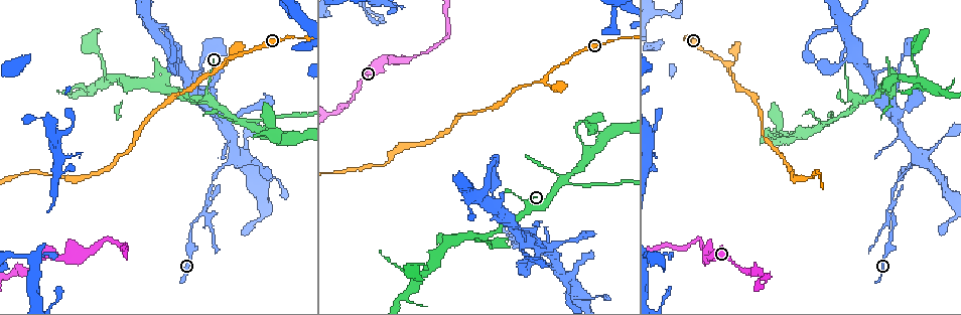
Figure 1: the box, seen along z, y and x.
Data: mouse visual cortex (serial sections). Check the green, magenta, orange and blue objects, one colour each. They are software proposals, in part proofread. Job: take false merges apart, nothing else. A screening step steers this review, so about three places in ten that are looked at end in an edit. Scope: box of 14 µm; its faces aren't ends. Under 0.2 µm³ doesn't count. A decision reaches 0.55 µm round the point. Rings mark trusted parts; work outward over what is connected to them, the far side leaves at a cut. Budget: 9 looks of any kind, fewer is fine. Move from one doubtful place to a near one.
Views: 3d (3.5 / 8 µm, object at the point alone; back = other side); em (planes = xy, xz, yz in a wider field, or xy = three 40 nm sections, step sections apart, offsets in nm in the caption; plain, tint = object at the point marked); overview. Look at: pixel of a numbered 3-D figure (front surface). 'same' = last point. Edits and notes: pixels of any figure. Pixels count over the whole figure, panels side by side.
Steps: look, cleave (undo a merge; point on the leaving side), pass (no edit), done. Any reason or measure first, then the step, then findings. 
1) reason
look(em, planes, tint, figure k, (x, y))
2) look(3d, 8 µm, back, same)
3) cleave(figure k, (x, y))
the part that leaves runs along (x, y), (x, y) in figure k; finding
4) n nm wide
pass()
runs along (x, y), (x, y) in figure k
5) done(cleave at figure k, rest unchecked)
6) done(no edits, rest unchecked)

three-way junction
look(3d, 3.5 µm, back, figure 1, (331, 112))

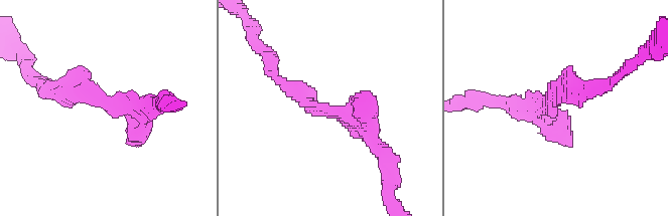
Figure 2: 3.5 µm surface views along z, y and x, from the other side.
3 arms; arms of 200, 200, 250 nm; shape alone is not enough
look(em, xy, step 5, tint, figure 2, (106, 98))

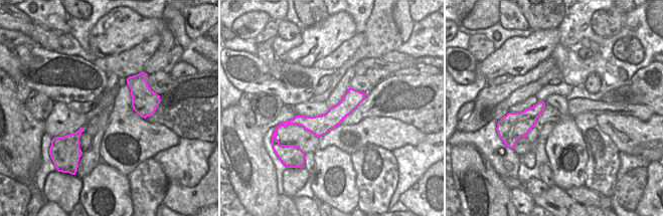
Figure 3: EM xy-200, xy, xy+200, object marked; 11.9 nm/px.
another direction
look(em, xy, step 2, tint, same)

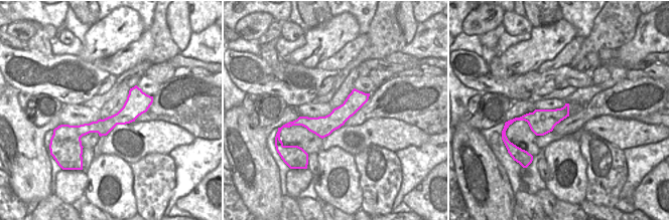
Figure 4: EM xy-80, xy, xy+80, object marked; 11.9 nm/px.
pass()
runs along (274, 75), (320, 112), (361, 101), (367, 123) in figure 2; continuous, no second cell

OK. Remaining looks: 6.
a narrow waist
look(3d, 3.5 µm, figure 1, (891, 211))

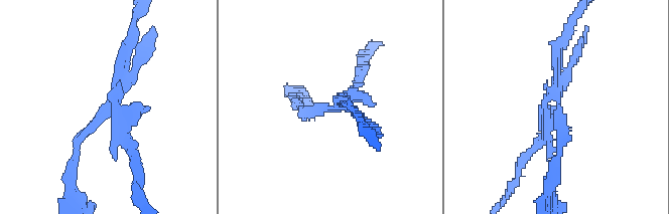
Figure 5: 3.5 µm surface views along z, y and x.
need the tissue
look(em, xy, step 3, tint, figure 5, (558, 99))

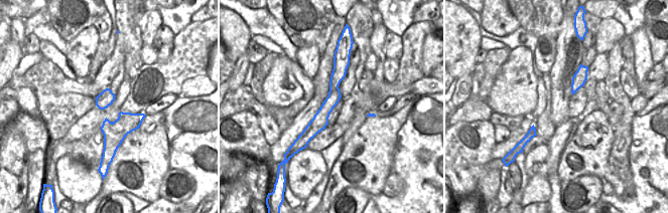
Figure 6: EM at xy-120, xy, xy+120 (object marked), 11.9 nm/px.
cleave(figure 5, (118, 133))
the part that leaves runs along (114, 87), (132, 19) in figure 5; a second cell is stuck on

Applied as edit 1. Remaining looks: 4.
three arms meet
look(3d, 3.5 µm, figure 1, (242, 122))

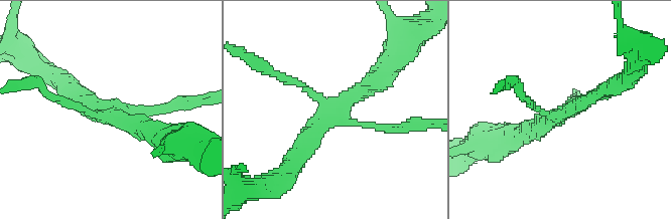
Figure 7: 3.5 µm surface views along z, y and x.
shape alone is not enough
look(em, xy, step 2, tint, figure 7, (104, 112))

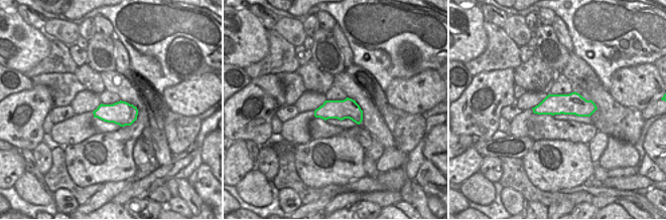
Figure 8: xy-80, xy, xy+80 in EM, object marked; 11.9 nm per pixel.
cleave(figure 7, (168, 110))
the part that leaves runs along (136, 111), (208, 100) in figure 7; a second cell is stuck on

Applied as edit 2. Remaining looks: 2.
done(cleave at figure 5, cleave at figure 7, rest unchecked)

